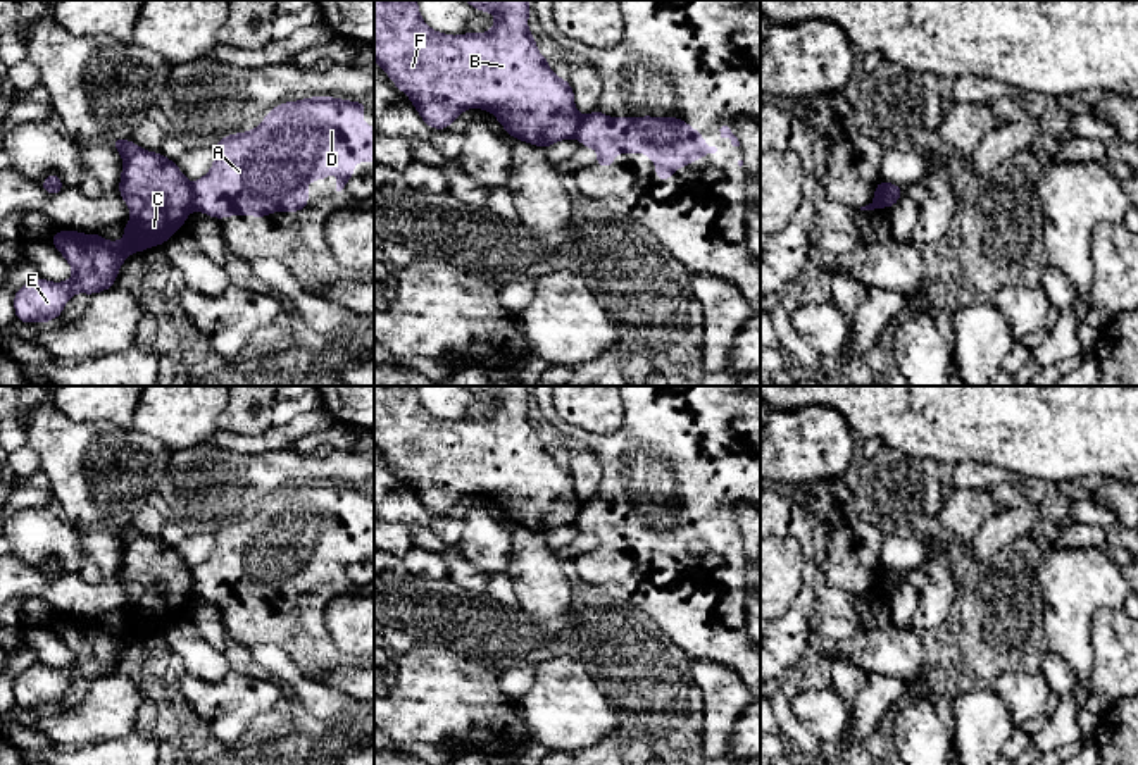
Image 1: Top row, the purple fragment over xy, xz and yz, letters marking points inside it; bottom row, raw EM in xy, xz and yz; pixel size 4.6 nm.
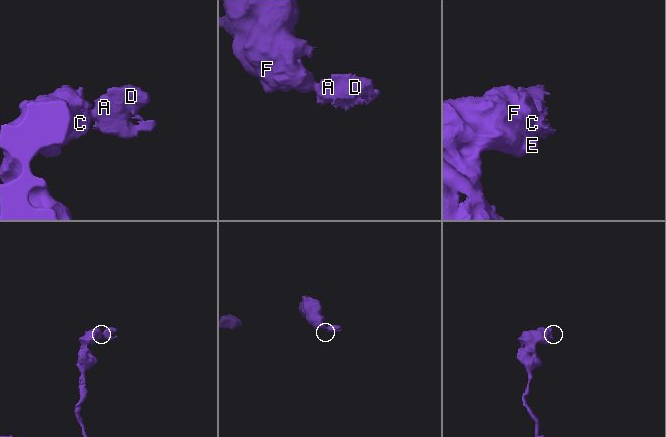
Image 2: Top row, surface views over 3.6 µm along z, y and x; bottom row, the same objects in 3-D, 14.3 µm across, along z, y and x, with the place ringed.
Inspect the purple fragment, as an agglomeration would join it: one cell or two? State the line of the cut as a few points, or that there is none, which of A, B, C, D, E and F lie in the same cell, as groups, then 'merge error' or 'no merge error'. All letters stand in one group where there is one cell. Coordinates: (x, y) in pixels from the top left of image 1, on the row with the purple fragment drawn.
yz (885, 183), (888, 207) | A D / B C E F | merge error

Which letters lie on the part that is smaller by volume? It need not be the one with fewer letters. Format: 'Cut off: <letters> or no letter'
Cut off: A, D

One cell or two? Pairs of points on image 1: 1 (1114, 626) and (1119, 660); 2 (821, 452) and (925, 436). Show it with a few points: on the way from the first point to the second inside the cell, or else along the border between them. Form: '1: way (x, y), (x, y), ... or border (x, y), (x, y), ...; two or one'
1: way (1114, 634), (1119, 652); one
2: border (821, 407), (831, 407), (854, 433); two

